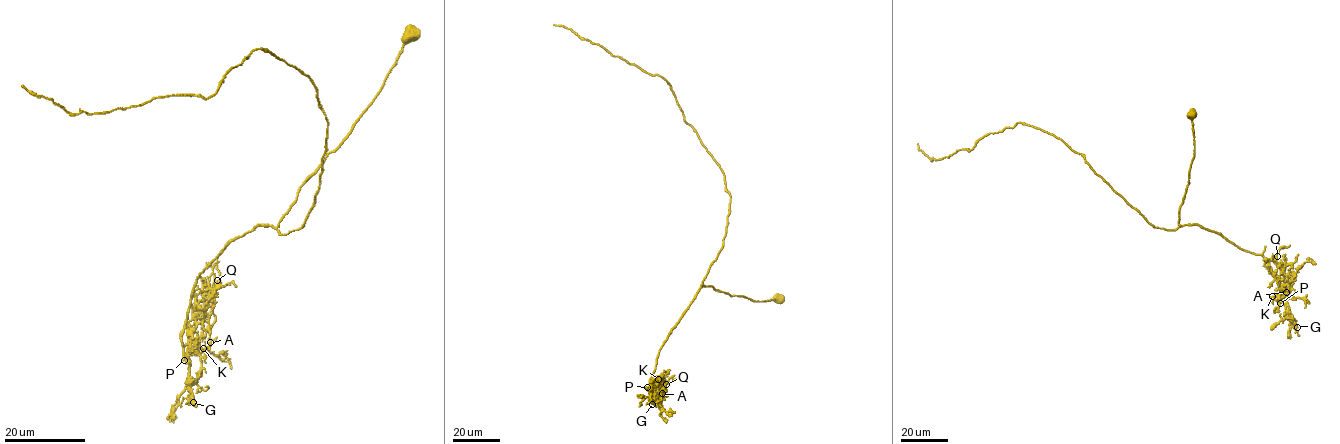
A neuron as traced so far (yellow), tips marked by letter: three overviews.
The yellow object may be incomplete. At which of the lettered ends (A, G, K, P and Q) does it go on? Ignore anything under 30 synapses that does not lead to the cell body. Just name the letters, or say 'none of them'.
A, P

